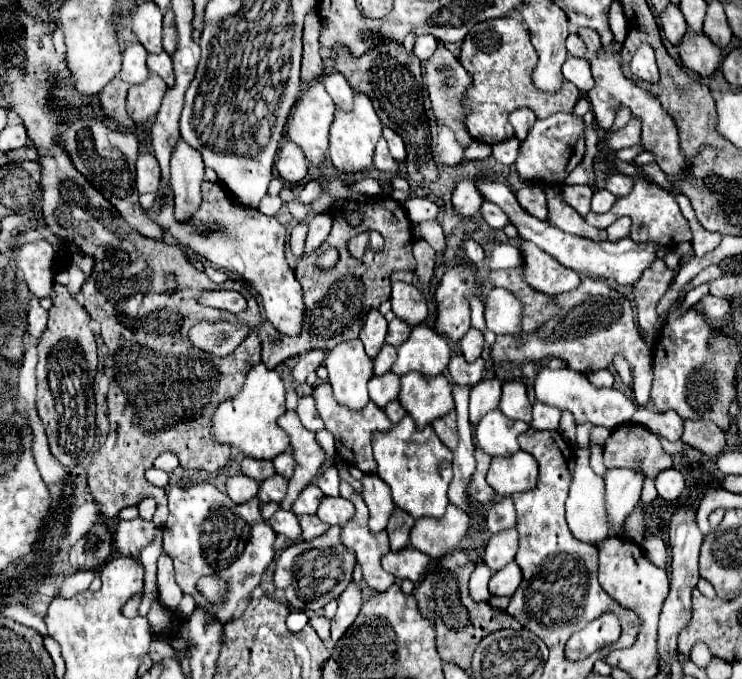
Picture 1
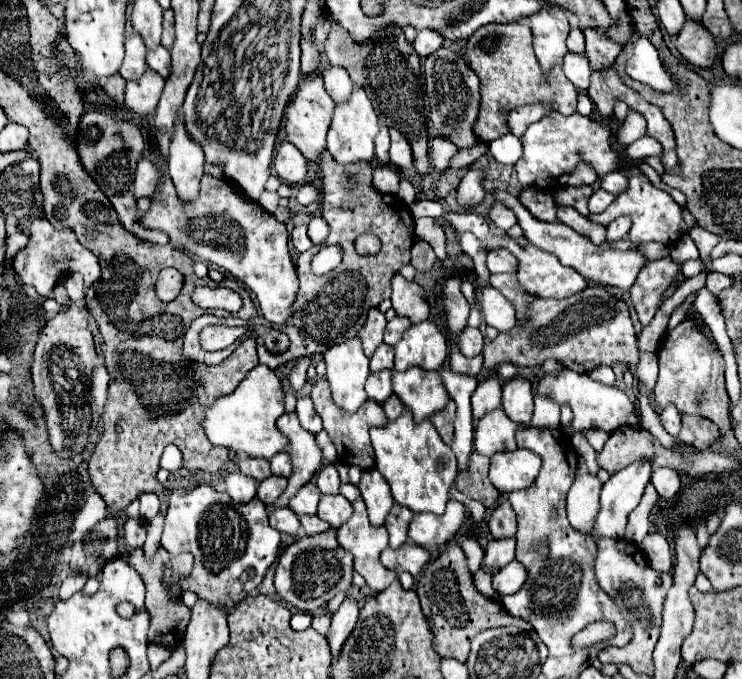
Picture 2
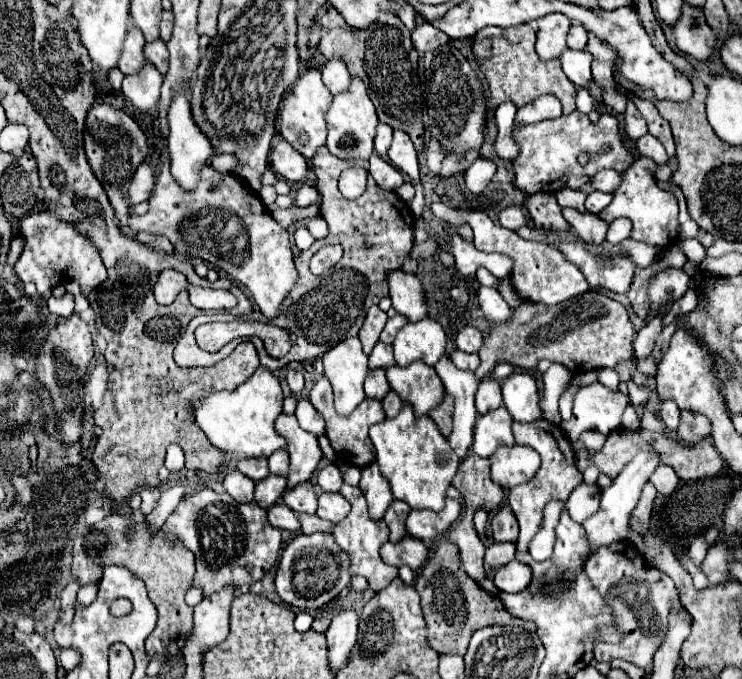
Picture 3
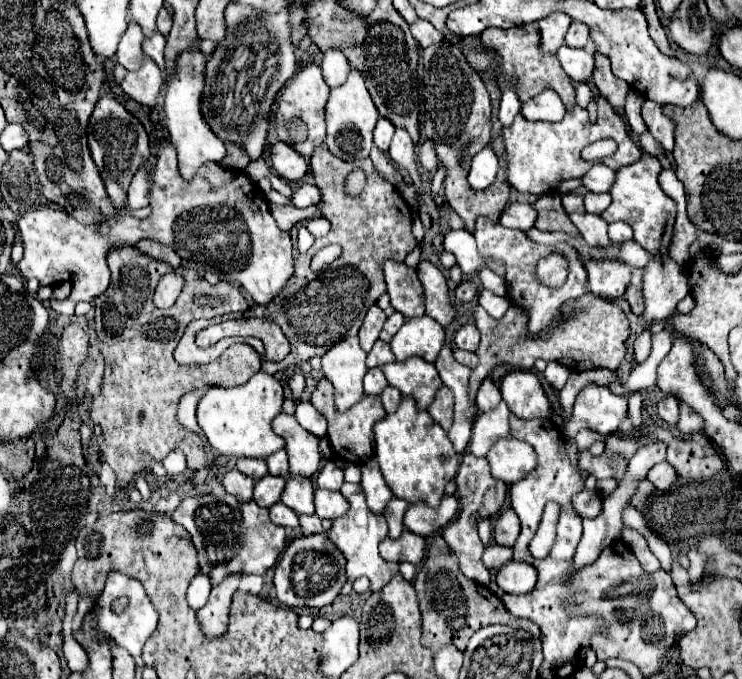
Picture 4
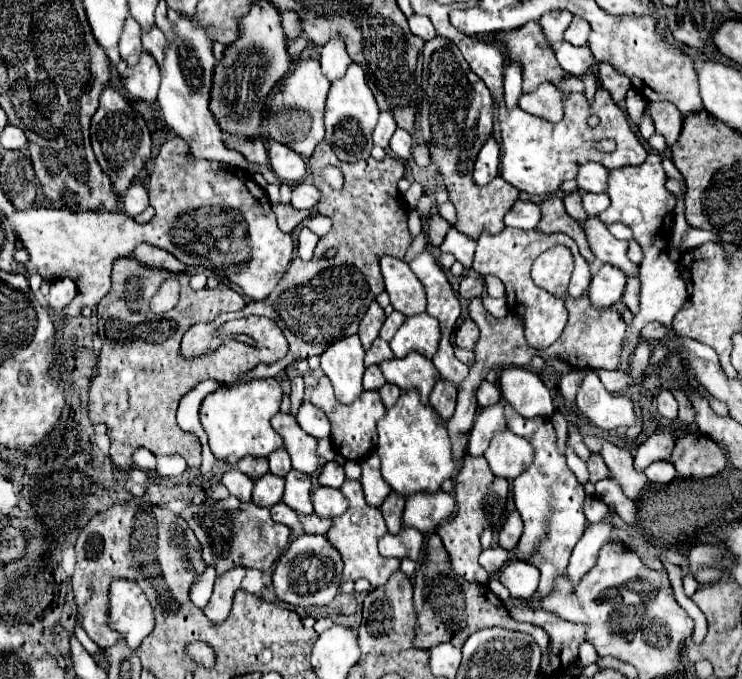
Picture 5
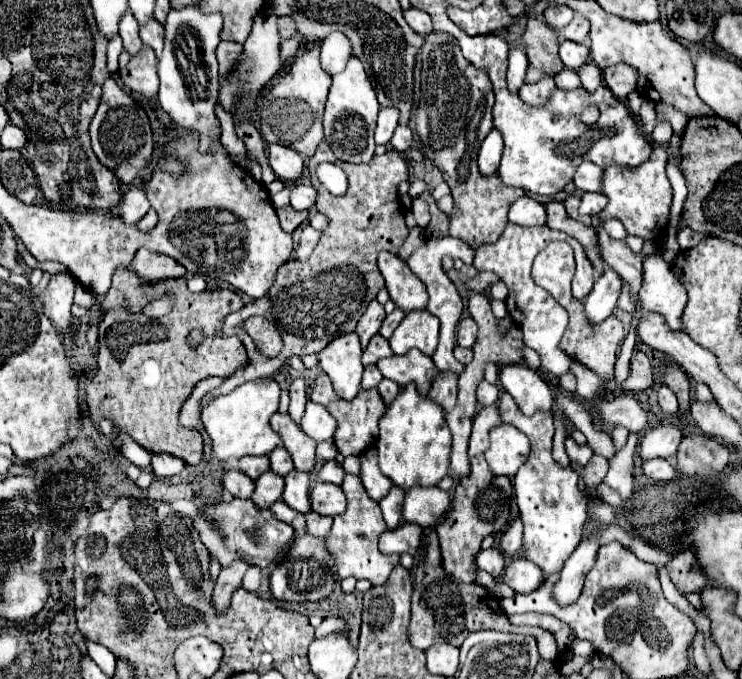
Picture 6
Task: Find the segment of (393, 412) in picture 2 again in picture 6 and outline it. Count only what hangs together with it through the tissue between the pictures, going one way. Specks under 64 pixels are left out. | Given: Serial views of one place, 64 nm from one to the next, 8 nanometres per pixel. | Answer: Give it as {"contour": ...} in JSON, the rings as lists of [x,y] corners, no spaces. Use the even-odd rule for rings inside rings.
{"contour":[[[384,378],[384,380],[378,384],[378,392],[380,392],[382,400],[384,400],[386,404],[390,404],[390,402],[396,398],[396,394],[400,392],[400,386],[398,386],[396,382],[392,382],[392,380]]]}

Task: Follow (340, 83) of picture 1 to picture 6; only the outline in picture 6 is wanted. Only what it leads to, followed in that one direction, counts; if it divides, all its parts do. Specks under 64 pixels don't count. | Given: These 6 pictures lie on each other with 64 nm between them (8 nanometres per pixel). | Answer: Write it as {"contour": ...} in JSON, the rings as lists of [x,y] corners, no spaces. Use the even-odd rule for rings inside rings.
{"contour":[[[332,32],[324,38],[320,62],[328,74],[342,72],[350,56],[352,56],[352,46],[348,44],[348,38],[342,32]]]}

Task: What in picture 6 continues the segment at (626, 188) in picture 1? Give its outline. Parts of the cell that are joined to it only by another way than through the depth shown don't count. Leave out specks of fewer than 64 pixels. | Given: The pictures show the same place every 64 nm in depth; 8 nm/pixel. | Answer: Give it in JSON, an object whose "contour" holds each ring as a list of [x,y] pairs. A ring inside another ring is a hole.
{"contour":[[[582,162],[574,174],[574,184],[580,192],[600,192],[602,190],[602,168],[590,162]]]}

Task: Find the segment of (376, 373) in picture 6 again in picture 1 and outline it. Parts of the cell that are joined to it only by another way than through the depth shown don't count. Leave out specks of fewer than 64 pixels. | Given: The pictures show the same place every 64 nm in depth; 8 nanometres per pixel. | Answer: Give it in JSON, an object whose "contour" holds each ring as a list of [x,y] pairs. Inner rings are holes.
{"contour":[[[386,372],[382,376],[374,376],[372,380],[368,380],[370,398],[380,408],[384,408],[388,402],[396,400],[398,390],[400,390],[400,378],[394,372]]]}

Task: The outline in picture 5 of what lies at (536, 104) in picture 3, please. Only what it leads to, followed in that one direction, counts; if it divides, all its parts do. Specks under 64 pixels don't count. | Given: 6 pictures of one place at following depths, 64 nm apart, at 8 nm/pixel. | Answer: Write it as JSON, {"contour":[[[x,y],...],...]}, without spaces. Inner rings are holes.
{"contour":[[[542,84],[536,92],[522,94],[518,105],[530,114],[538,114],[550,122],[562,120],[562,94],[552,84]]]}

